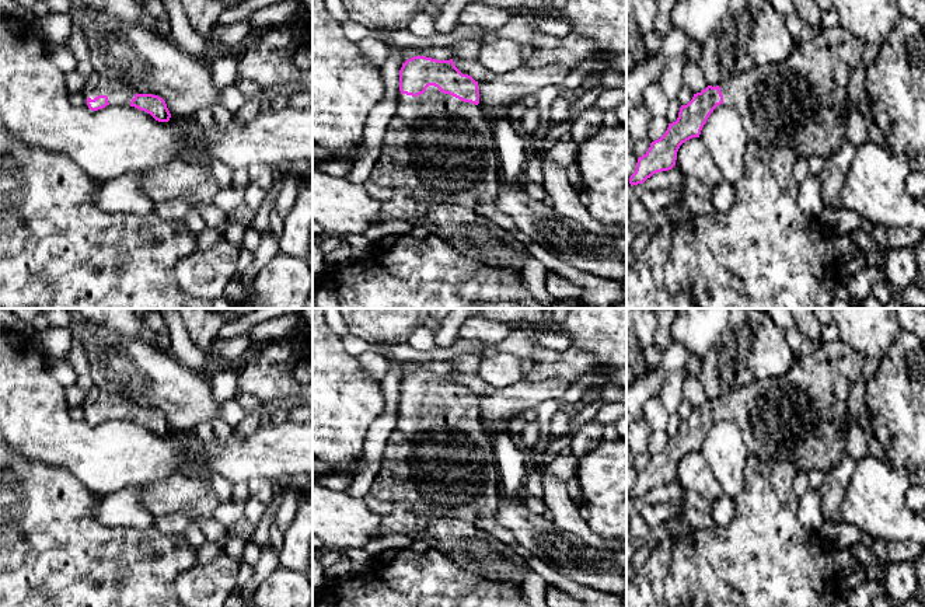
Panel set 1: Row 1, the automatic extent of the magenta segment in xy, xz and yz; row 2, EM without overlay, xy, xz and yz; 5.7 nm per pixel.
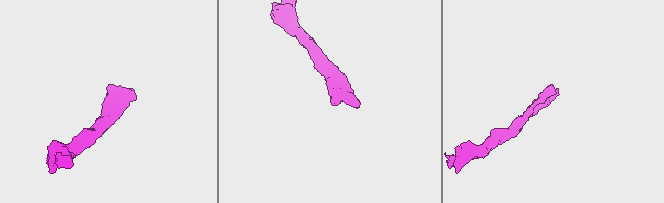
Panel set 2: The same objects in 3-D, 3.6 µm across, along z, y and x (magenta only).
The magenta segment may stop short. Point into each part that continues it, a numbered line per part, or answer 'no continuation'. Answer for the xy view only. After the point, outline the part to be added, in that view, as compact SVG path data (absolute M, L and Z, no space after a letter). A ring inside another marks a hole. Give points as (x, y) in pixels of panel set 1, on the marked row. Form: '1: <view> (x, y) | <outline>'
1: xy (97, 84) | M97 71L85 79L85 84L81 93L85 95L85 98L90 97L91 100L98 95L107 95L109 105L130 105L130 101L135 98L135 93L123 81L114 81Z

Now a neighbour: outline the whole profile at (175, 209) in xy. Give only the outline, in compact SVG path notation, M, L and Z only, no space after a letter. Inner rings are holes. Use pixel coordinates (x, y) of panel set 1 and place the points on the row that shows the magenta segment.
M182 198L160 200L154 205L154 213L168 221L182 221L189 210L191 206Z

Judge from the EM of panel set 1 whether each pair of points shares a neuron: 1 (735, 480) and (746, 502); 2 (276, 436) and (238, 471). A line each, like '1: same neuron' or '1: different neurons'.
1: different neurons
2: same neuron

